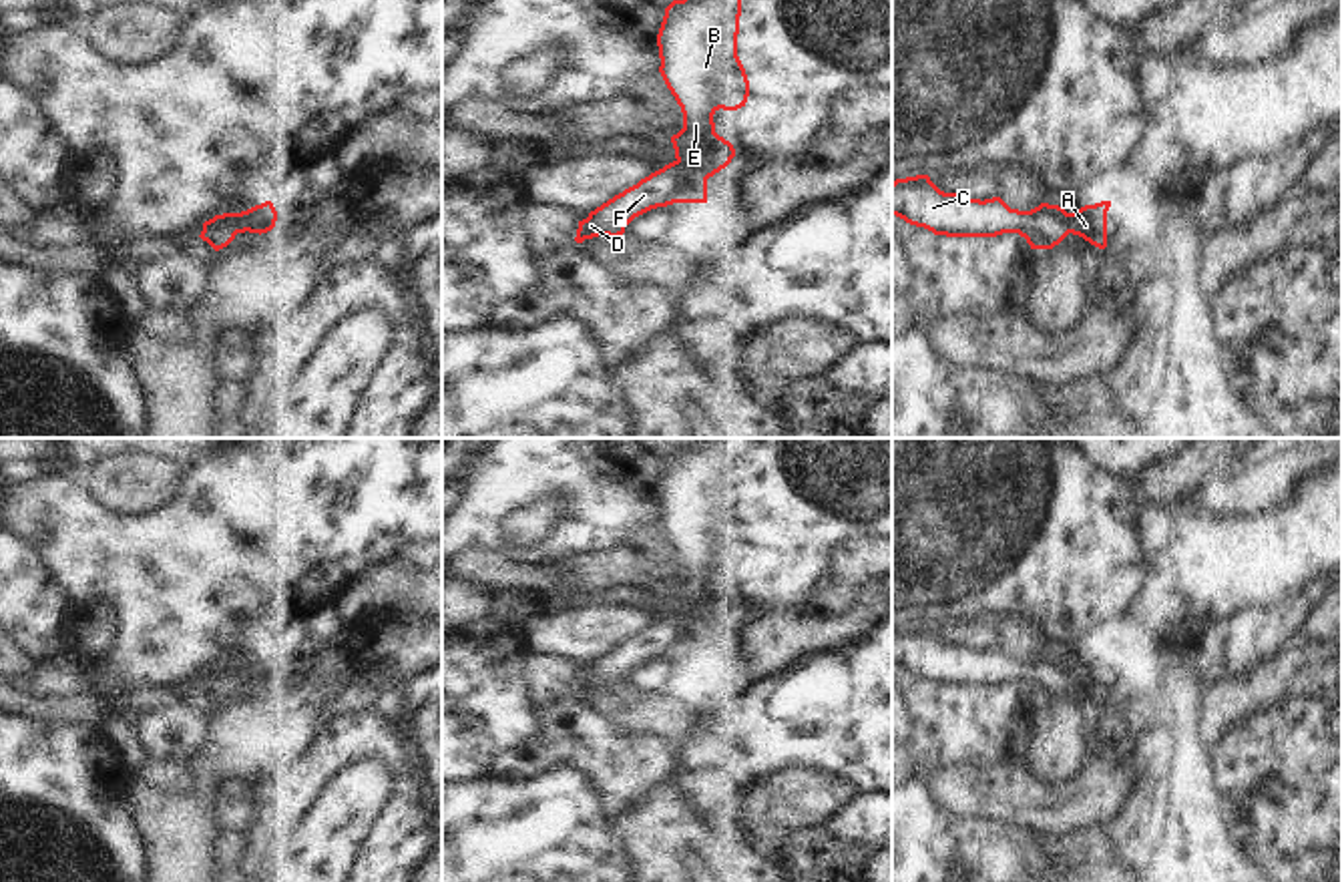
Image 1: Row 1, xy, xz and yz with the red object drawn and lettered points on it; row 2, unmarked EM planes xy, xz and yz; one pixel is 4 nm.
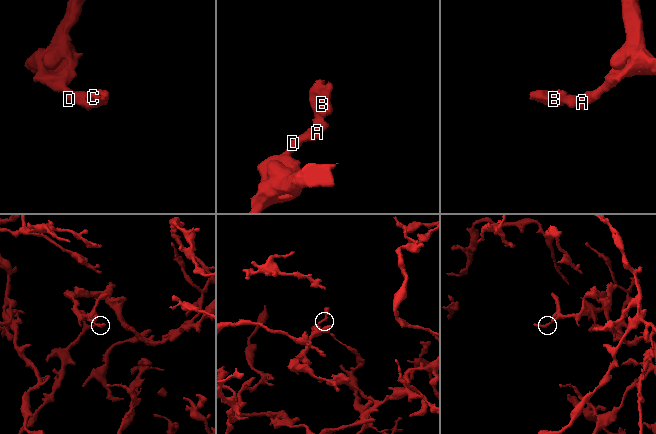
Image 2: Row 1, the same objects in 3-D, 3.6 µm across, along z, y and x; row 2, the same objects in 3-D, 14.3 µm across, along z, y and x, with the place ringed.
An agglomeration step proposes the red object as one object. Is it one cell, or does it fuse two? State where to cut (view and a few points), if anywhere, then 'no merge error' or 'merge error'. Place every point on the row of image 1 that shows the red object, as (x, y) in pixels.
no cut; no merge error

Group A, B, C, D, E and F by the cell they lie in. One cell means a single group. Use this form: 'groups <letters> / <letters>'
groups A B C D E F

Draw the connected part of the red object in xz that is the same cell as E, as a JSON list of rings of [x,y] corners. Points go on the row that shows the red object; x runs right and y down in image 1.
[[[673,0],[657,34],[659,72],[683,113],[683,129],[671,137],[675,161],[615,195],[579,221],[577,243],[599,235],[619,237],[639,215],[673,203],[707,203],[707,179],[735,157],[729,141],[715,133],[713,115],[745,106],[749,80],[737,56],[741,0]]]

